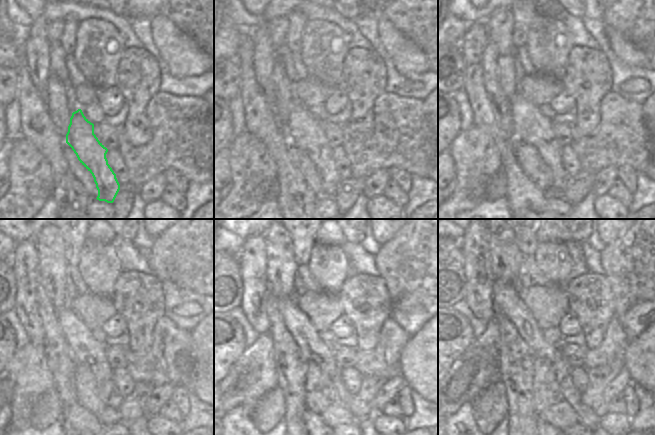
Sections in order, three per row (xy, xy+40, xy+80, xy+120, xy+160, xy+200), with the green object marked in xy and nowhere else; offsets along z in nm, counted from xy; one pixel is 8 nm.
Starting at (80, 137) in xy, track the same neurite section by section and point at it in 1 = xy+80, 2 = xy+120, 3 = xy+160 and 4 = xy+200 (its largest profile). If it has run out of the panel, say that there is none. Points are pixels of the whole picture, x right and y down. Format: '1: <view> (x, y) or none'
1: xy+80 (530, 126)
2: xy+120 (85, 350)
3: xy+160 (312, 347)
4: xy+200 (507, 297)

